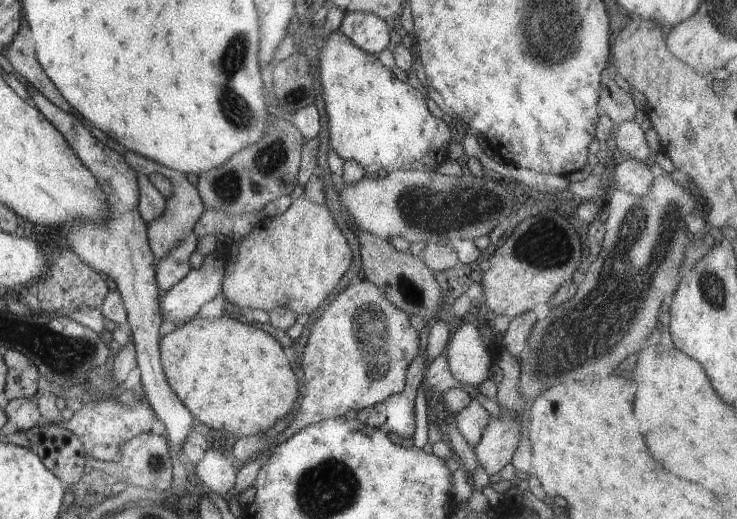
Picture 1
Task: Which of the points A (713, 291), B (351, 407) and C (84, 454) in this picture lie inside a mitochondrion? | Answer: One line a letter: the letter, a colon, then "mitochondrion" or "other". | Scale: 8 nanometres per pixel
A: mitochondrion
B: other
C: other

